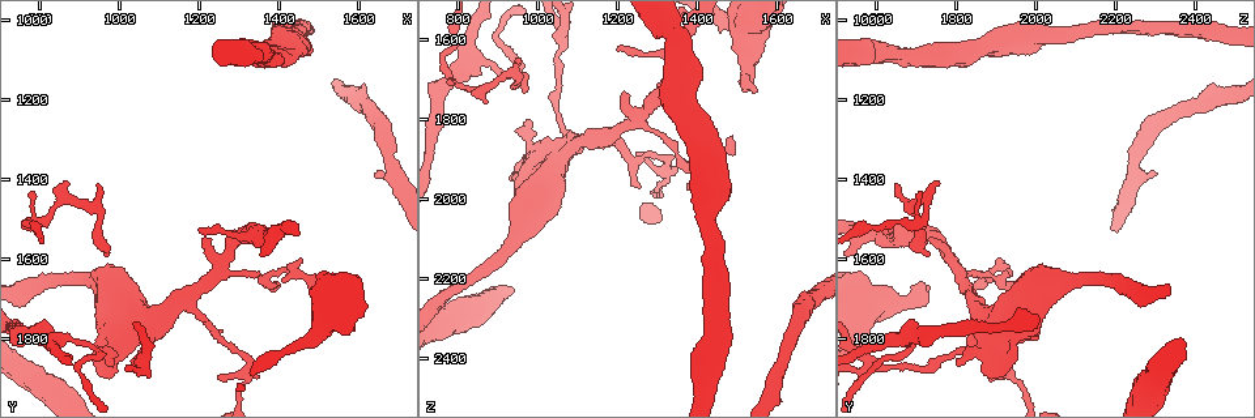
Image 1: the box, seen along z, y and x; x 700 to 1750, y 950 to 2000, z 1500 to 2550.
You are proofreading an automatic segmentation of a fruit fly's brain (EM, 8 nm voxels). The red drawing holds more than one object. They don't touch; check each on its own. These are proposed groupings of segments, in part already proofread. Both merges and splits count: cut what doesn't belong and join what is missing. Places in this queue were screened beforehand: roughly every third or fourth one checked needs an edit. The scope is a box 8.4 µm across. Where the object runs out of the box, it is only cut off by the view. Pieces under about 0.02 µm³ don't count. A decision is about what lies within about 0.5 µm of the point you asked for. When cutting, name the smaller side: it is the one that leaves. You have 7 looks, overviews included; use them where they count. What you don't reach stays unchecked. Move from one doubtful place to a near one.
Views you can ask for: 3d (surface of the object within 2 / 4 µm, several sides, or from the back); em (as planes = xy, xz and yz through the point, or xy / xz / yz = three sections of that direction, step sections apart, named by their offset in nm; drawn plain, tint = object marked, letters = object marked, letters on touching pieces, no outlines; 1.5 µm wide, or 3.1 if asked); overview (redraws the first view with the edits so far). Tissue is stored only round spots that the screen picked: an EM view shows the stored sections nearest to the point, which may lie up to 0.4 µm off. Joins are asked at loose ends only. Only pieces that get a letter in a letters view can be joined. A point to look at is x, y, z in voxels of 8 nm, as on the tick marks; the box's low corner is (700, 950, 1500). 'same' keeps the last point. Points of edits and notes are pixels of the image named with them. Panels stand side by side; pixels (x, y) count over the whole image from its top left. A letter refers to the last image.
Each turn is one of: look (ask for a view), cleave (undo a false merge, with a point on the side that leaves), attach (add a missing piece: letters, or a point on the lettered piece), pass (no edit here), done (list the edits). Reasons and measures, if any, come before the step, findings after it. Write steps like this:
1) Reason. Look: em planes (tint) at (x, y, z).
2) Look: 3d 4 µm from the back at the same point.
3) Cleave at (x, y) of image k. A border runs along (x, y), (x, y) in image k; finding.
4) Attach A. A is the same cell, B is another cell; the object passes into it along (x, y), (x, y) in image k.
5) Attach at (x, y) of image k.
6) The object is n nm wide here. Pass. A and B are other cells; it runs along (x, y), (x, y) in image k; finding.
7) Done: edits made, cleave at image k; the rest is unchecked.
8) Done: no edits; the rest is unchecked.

Tapers out. Look: em yz step 4 (tint) at (975, 1595, 1725).

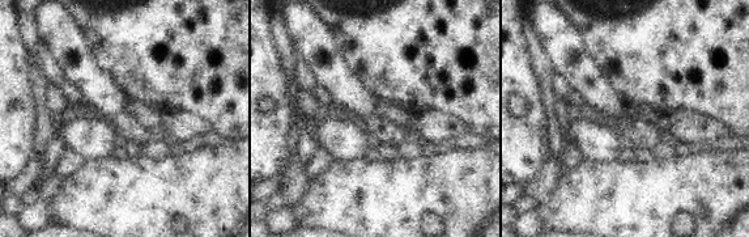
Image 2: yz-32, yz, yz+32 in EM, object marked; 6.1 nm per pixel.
Cut it another way. Look: em planes (letters) at the same point.

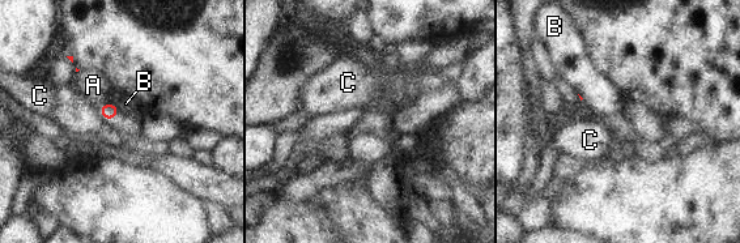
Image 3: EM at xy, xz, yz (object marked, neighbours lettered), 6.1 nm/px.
The longest contact is with B, 50 nm. Pass. A, B and C are other cells; none of them fits.

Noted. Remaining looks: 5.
Three-way junction. Look: 3d 4 µm from the back at (835, 1795, 1670).

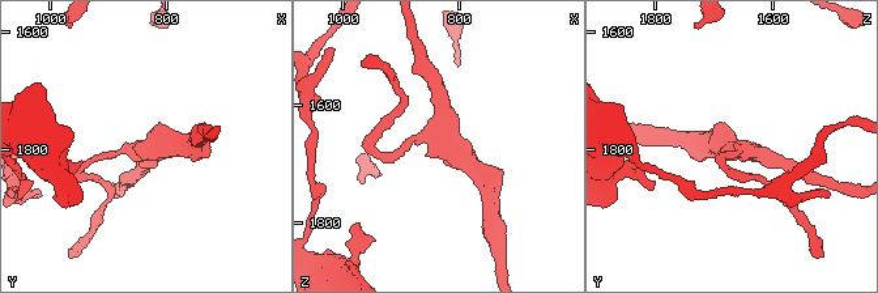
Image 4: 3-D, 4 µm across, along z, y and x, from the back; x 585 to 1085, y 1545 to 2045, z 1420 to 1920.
3 arms meet here; shape alone is not enough. Look: em xy step 4 (letters) at (835, 1795, 1665).

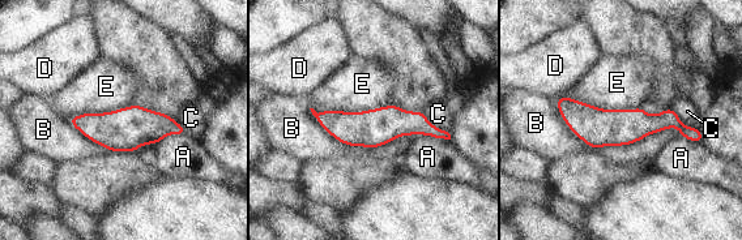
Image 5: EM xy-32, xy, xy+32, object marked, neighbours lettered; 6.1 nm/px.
The object is 220 nm wide here. Pass. A, B, C, D and E are other cells; a border runs along (391, 103), (362, 111), (310, 108) in image 5; one neuron here.

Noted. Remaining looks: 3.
Three arms meet. Look: em xz step 4 (letters) at (1070, 1815, 1835).

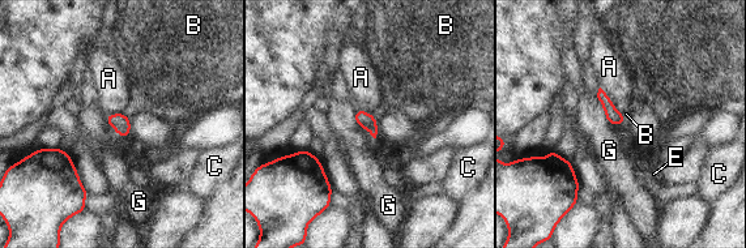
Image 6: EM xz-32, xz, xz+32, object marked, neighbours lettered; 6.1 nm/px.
Look: em planes (letters) at the same point.

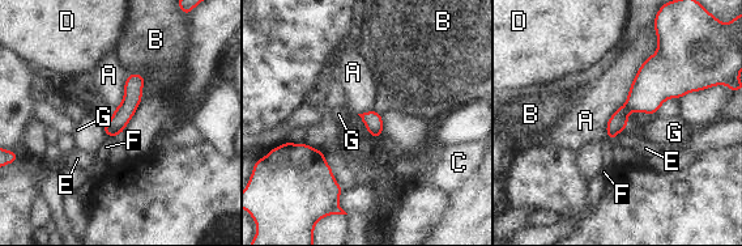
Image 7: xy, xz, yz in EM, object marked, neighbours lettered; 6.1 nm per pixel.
The object is 120 nm wide here. Pass. A, B, C, D, E, F and G are other cells; it runs along (137, 76), (128, 107), (109, 132) in image 7; all the same neuron.

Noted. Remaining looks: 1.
Done: no edits; the rest is unchecked.

